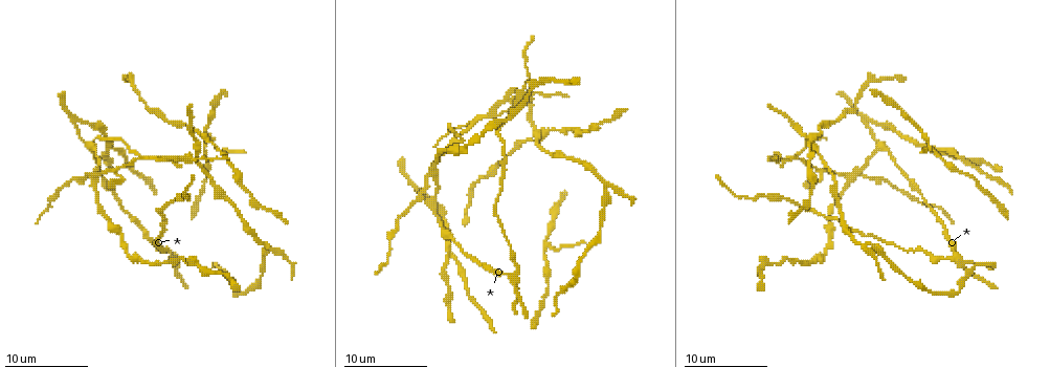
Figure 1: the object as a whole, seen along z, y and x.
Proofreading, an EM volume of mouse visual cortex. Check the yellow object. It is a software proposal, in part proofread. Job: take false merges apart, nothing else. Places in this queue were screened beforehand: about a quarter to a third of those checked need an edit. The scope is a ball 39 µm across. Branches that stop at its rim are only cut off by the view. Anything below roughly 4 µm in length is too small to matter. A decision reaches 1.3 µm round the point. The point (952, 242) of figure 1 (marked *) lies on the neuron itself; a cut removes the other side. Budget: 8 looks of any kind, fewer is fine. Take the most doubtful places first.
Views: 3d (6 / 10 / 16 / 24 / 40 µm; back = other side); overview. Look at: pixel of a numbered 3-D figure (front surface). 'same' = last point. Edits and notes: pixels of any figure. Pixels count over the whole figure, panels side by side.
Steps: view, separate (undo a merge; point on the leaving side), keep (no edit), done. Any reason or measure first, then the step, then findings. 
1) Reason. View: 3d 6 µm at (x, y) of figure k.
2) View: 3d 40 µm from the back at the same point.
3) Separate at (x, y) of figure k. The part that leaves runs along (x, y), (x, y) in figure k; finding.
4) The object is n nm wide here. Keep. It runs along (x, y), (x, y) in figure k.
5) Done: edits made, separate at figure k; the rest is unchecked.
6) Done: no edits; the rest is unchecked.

Branch point. View: 3d 10 µm at (452, 254) of figure 1.

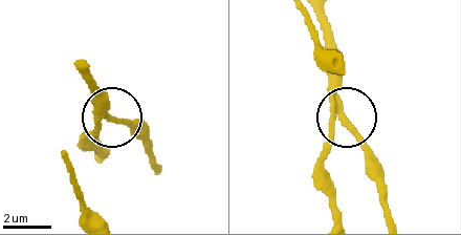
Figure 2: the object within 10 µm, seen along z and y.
View: 3d 10 µm from the back at (106, 120) of figure 2.

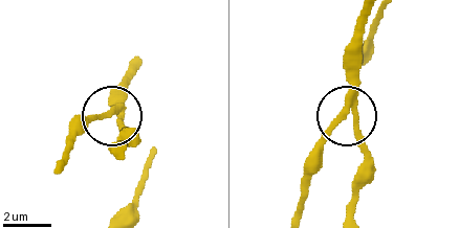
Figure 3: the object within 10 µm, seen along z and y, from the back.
Keep. Continuous, no second neuron.

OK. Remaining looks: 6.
View: 3d 6 µm at (538, 130) of figure 1.

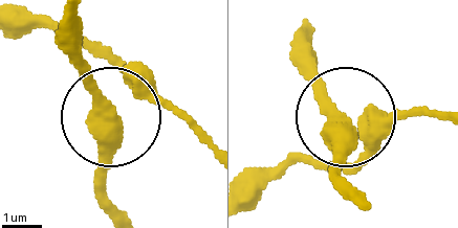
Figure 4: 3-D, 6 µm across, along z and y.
Keep. All the same neuron.

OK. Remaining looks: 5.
Three-way junction. View: 3d 10 µm at (81, 119) of figure 1.

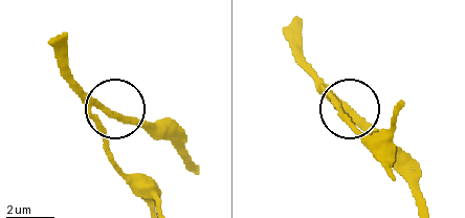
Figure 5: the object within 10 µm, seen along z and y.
View: 3d 10 µm from the back at (345, 107) of figure 5.

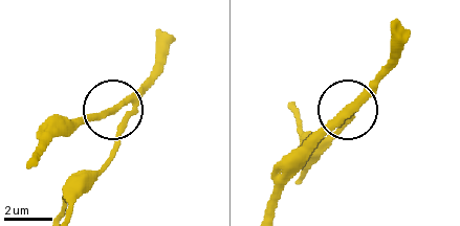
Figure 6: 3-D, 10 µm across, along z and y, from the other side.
The side arm is 5 µm long. Keep. It runs along (66, 208), (111, 160), (123, 125), (116, 110), (147, 78) in figure 6; continuous, no second neuron.

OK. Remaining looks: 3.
Branch point. View: 3d 16 µm at (515, 276) of figure 1.

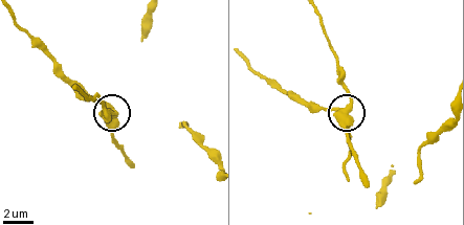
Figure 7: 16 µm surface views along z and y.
3 arms meet here. Separate at (117, 113) of figure 7. The part that leaves runs along (346, 119), (349, 94), (321, 15) in figure 7; two neurons meet here.

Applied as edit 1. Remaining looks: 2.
Done: edits made, separate at figure 7; the rest is unchecked.

